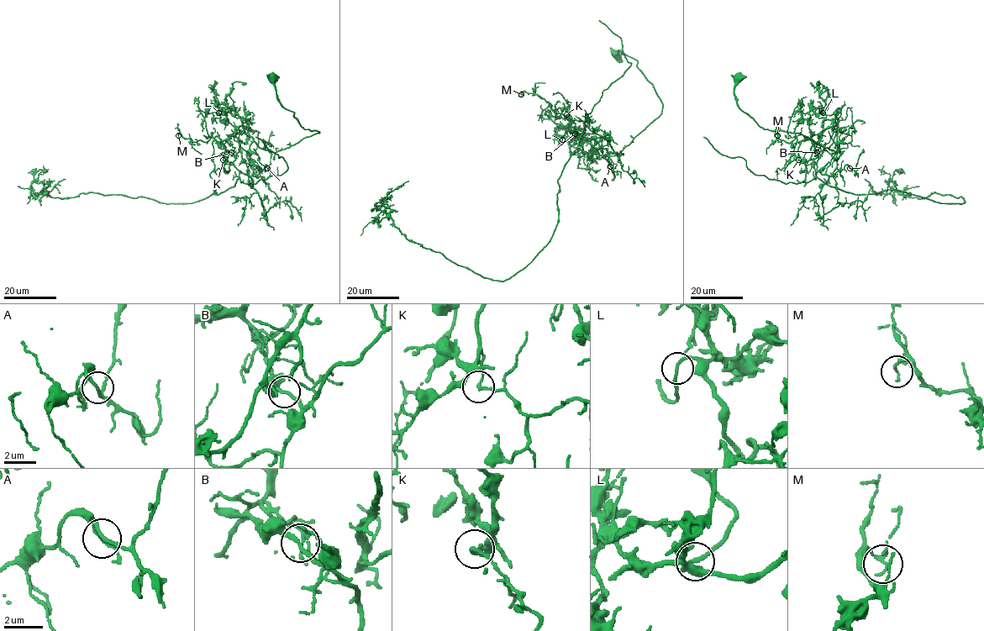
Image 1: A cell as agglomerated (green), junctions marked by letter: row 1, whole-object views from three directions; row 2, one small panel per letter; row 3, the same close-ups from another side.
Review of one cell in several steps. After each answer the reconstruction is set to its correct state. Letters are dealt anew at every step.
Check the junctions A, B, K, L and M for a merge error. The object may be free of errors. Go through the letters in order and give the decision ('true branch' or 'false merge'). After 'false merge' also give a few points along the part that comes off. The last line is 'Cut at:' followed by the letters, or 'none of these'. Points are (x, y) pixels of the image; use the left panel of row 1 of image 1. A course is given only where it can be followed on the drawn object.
A: true branch
B: true branch
K: false merge; foreign part runs (223, 160), (239, 170), (234, 186), (190, 203), (95, 192), (74, 197), (35, 193), (34, 175), (45, 171)
L: true branch
M: true branch
Cut at: K

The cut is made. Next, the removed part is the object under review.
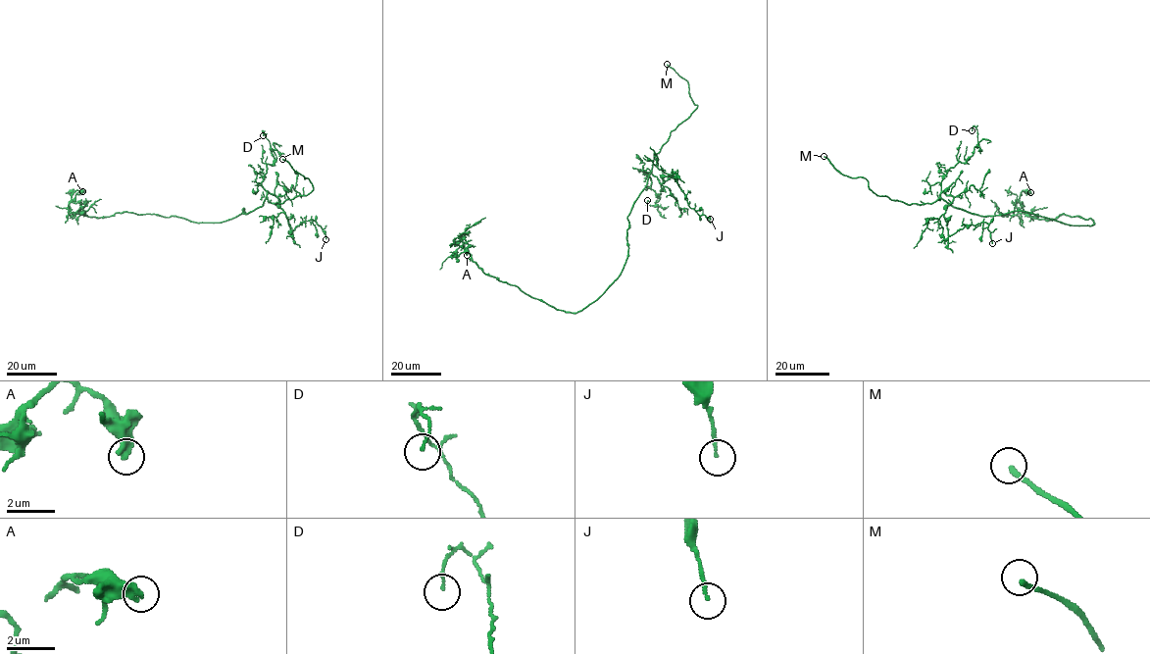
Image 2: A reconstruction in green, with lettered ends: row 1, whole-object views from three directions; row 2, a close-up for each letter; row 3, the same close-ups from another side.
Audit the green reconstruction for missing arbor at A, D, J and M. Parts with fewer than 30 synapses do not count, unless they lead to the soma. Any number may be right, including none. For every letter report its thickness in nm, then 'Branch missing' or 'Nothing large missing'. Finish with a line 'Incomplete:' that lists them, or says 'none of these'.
A: Thickness 440 nm. Nothing large missing
D: Thickness 100 nm. Nothing large missing
J: Thickness 130 nm. Nothing large missing
M: Thickness 200 nm. Branch missing
Incomplete: M

